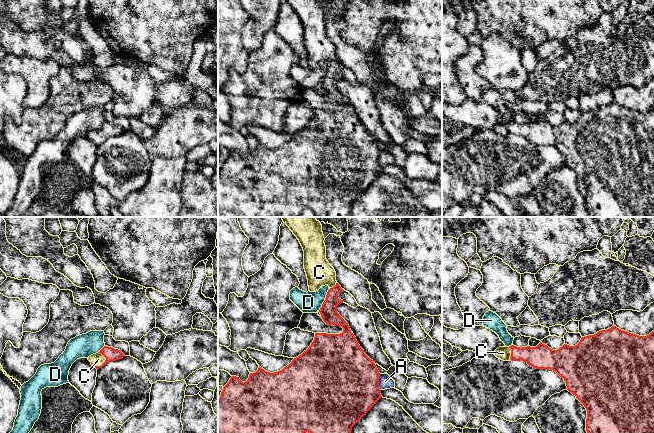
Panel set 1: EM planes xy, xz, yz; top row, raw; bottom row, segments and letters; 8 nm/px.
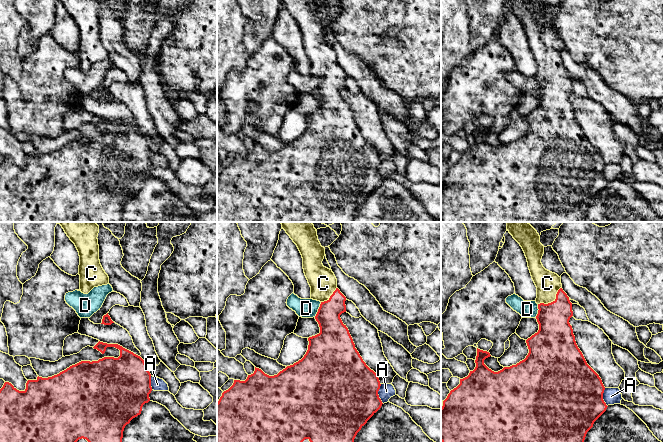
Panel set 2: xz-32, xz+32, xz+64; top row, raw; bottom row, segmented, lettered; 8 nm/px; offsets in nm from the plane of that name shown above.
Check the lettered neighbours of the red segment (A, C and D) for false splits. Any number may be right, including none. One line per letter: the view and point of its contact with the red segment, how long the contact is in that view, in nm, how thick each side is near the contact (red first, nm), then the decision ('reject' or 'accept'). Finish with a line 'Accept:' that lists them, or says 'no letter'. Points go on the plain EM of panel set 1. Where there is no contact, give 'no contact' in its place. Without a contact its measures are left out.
A: contact xz (378, 158); length 130 nm; calibres 500 and 110 nm; reject
C: contact xy (99, 142); length 130 nm; calibres 110 and 100 nm; accept
D: contact xz (325, 75); length 200 nm; calibres 140 and 180 nm; reject
Accept: C

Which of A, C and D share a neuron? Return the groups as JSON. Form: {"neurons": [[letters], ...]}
{"neurons": [["A"], ["C"], ["D"]]}

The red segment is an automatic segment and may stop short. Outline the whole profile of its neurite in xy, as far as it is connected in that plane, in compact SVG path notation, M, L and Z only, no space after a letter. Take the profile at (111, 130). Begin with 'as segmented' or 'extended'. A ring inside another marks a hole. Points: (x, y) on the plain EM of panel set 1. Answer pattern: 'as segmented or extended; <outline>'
extended; M104 122L98 129L89 132L91 141L97 146L110 137L116 137L123 134L125 131L118 125Z

